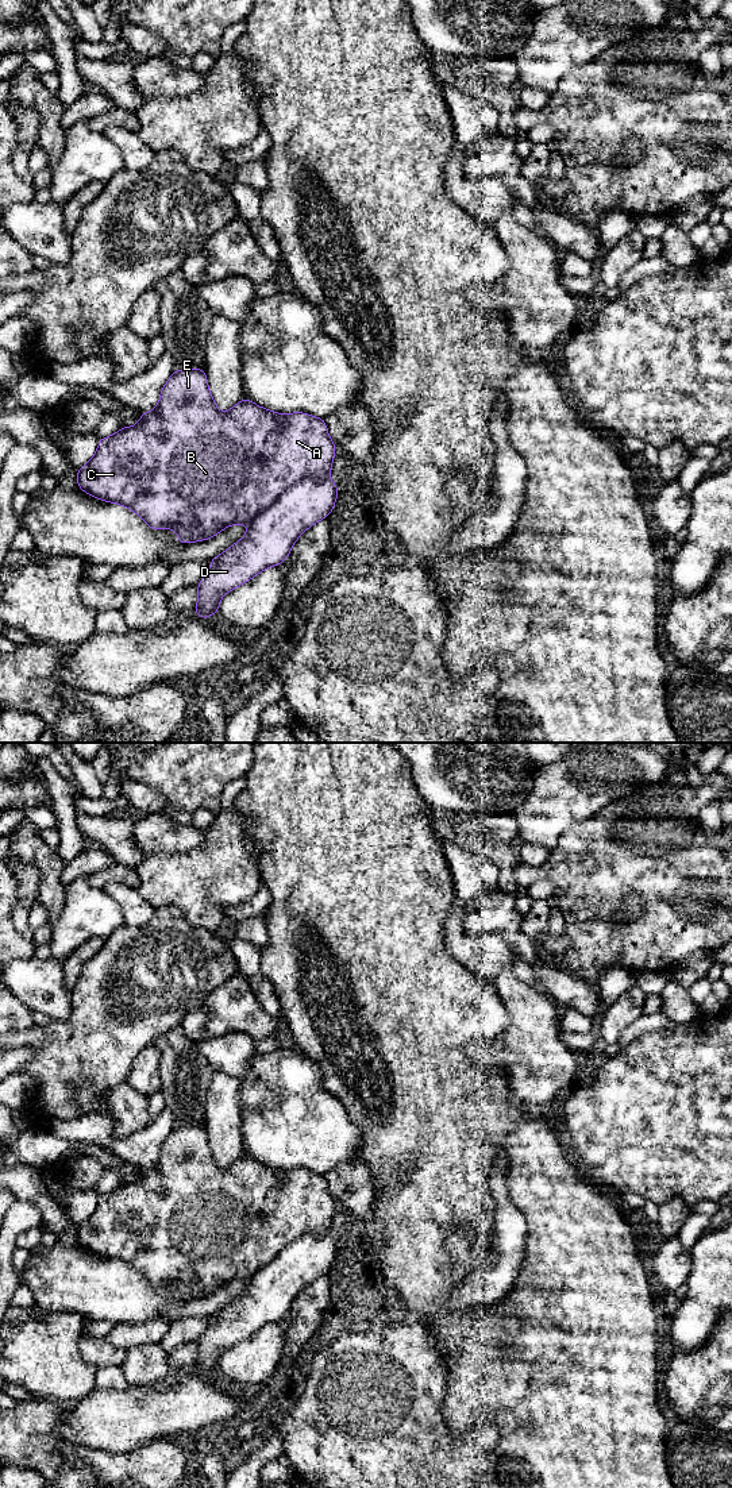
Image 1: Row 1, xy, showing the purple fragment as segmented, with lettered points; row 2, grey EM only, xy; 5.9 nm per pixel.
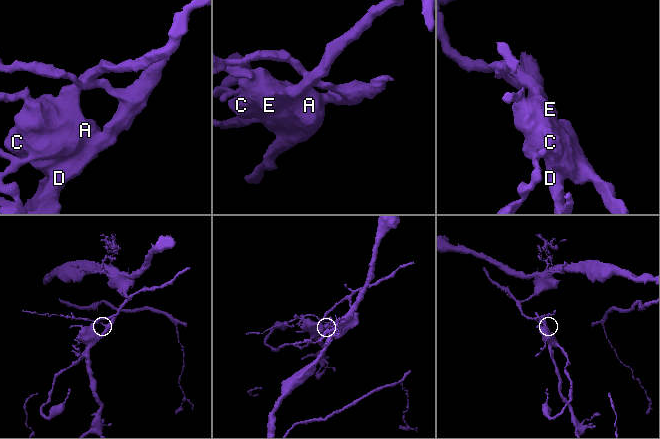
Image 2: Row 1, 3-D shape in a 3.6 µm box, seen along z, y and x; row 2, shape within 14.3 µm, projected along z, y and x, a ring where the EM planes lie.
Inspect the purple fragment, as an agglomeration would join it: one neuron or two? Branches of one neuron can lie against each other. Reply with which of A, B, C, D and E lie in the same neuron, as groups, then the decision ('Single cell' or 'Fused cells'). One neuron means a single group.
Groups: A B C D E. Single cell

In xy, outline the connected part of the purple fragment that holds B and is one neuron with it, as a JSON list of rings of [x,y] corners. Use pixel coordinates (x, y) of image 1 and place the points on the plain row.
[[[204,1125],[174,1126],[162,1144],[159,1160],[154,1167],[140,1169],[140,1176],[136,1181],[123,1183],[119,1188],[99,1196],[95,1213],[85,1222],[77,1226],[77,1241],[78,1245],[101,1257],[116,1258],[138,1269],[151,1285],[176,1285],[180,1300],[208,1296],[232,1280],[249,1280],[246,1292],[238,1299],[232,1300],[219,1312],[211,1315],[208,1330],[197,1339],[199,1354],[193,1369],[203,1373],[205,1377],[209,1377],[209,1371],[219,1369],[219,1358],[226,1349],[234,1346],[239,1341],[246,1339],[265,1325],[281,1321],[289,1312],[292,1302],[300,1294],[300,1291],[319,1276],[327,1275],[331,1271],[338,1254],[338,1242],[327,1231],[331,1227],[335,1207],[336,1203],[328,1192],[324,1175],[309,1172],[303,1168],[281,1171],[263,1165],[262,1163],[253,1160],[246,1153],[232,1163],[227,1169],[221,1169],[211,1153]]]

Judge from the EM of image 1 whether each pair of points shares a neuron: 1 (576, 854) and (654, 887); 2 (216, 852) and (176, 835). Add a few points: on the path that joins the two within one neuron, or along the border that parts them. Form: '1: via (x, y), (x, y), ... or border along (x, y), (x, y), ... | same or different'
1: via (588, 875), (597, 883), (632, 883) | same
2: border along (205, 831), (195, 847), (166, 852) | different

